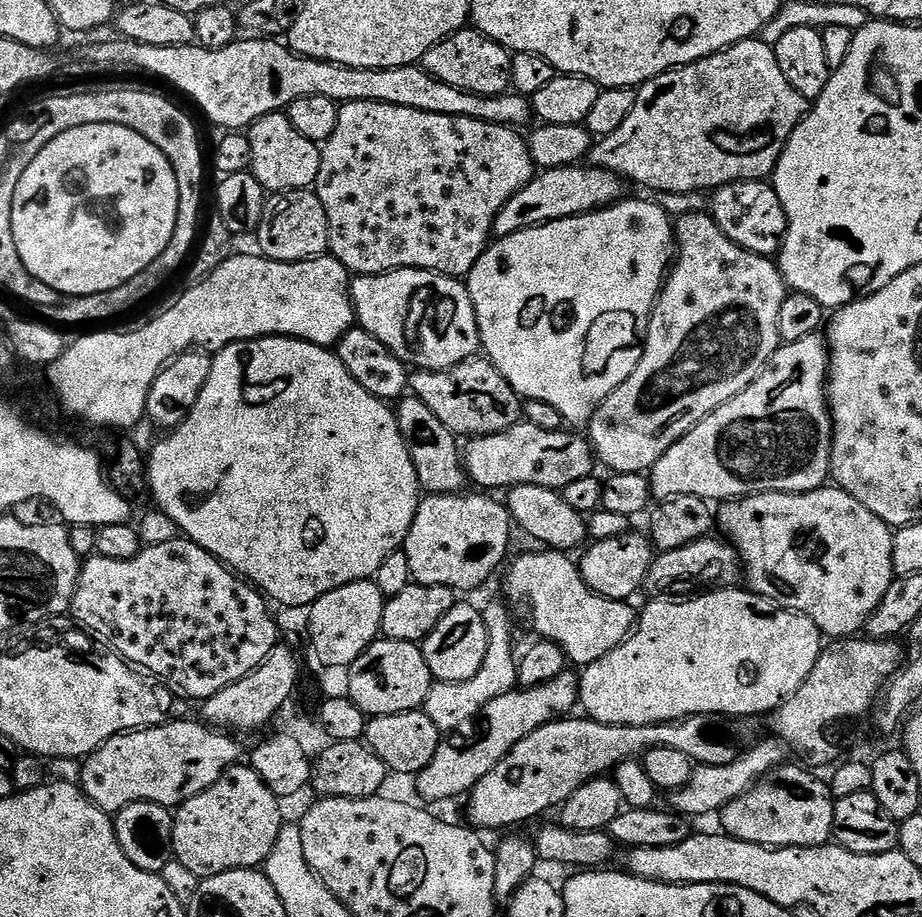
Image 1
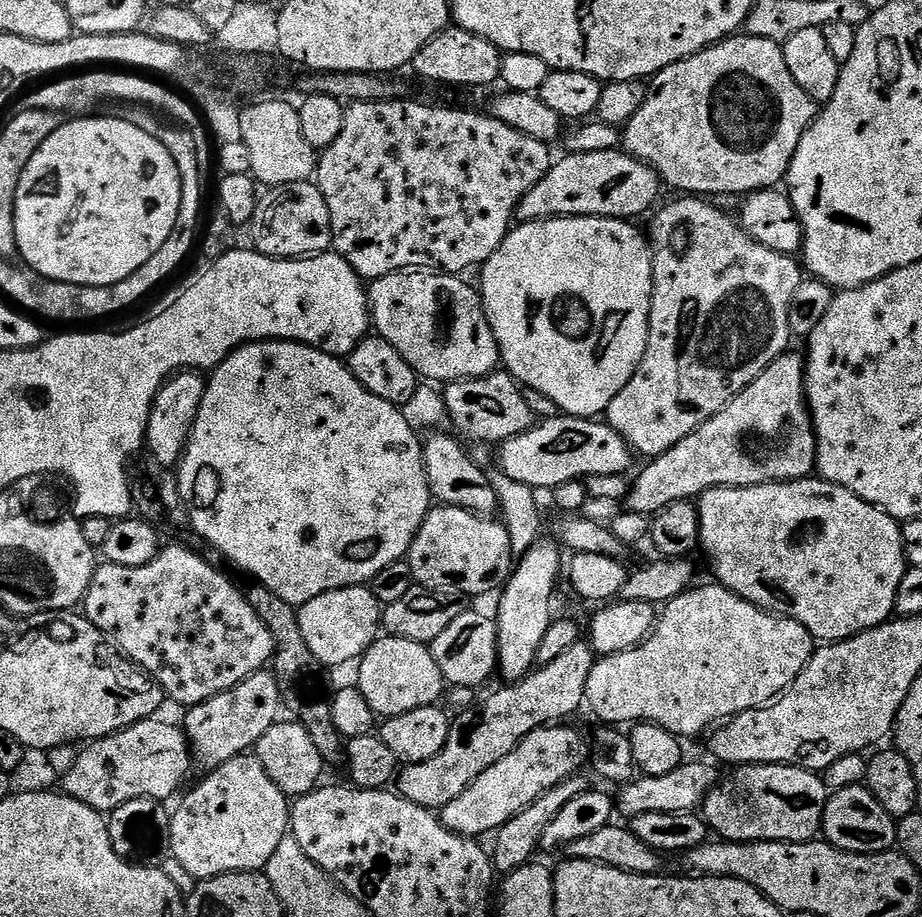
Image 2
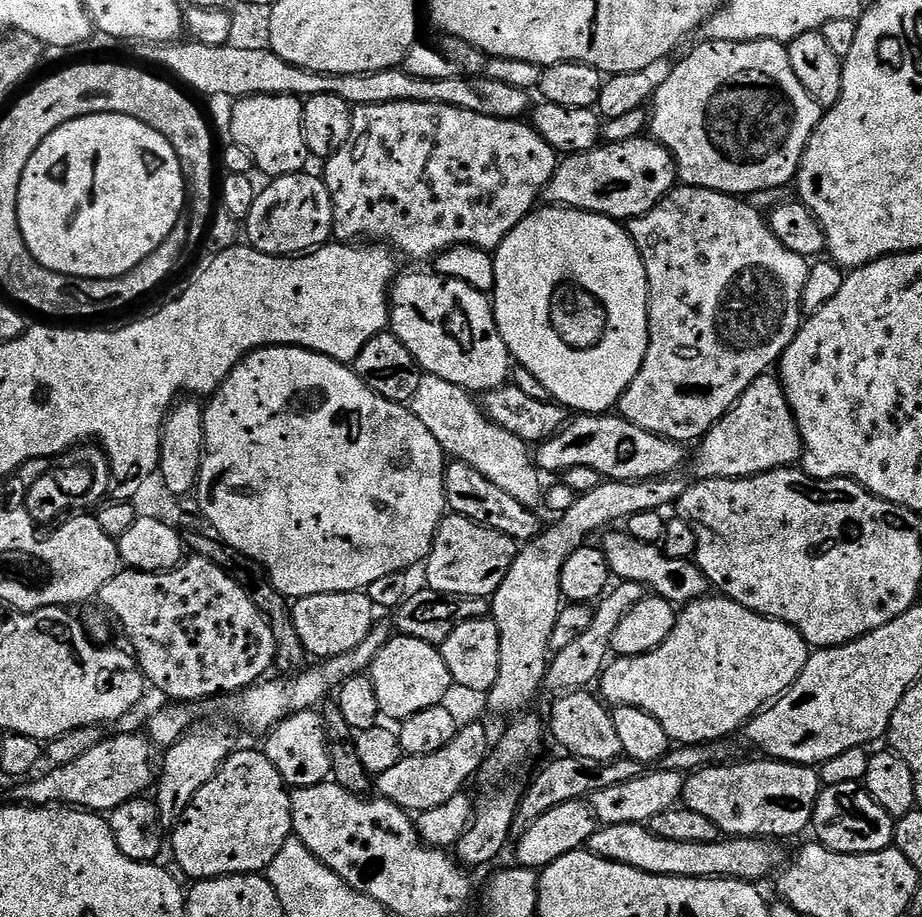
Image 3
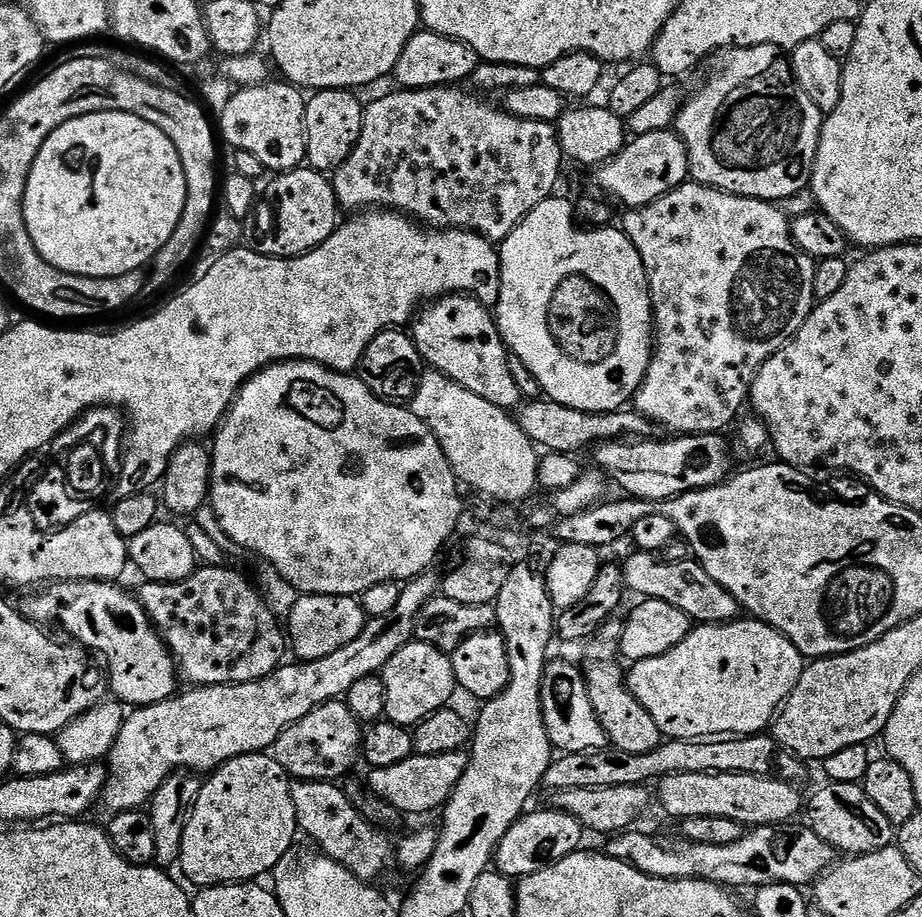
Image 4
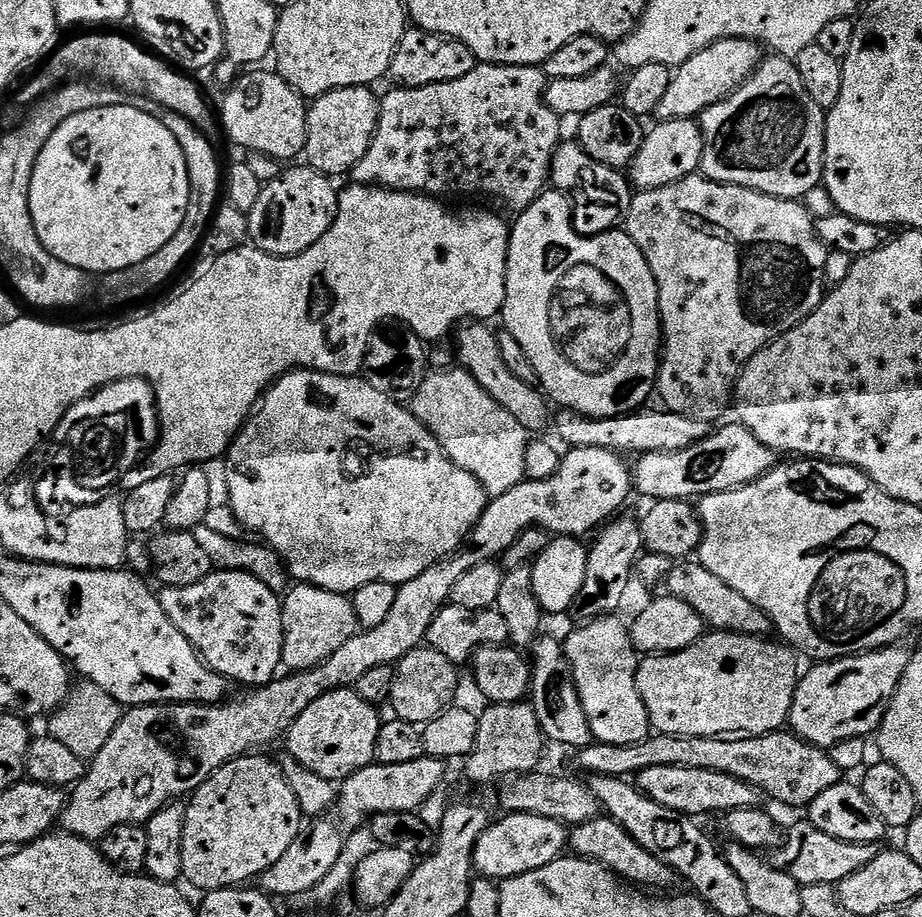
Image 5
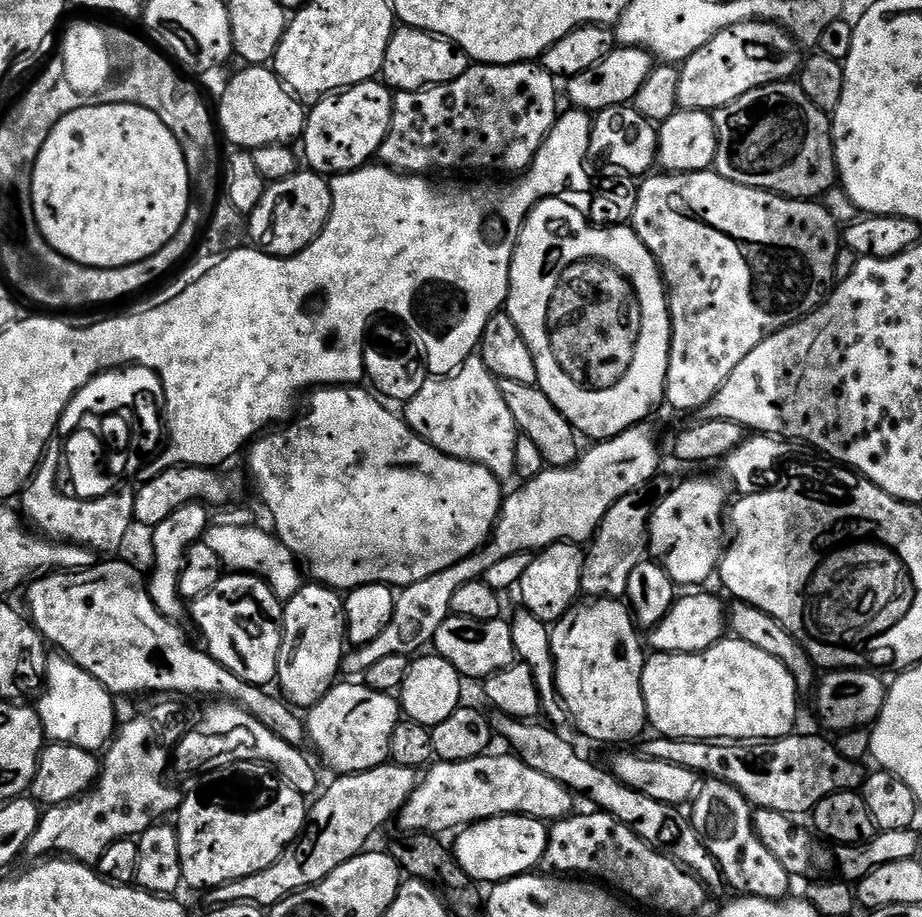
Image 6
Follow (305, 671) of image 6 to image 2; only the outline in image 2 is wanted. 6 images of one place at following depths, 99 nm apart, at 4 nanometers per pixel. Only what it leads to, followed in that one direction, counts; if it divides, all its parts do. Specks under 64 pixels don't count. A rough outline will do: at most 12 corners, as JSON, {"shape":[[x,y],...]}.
{"shape":[[368,586],[299,605],[306,646],[325,669],[359,661],[382,632]]}

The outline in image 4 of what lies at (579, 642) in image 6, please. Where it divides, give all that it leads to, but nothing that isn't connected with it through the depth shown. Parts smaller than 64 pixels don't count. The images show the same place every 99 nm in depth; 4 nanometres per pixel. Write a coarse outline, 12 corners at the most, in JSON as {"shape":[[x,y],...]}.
{"shape":[[623,667],[586,668],[594,714],[611,747],[646,754],[658,726],[628,689]]}

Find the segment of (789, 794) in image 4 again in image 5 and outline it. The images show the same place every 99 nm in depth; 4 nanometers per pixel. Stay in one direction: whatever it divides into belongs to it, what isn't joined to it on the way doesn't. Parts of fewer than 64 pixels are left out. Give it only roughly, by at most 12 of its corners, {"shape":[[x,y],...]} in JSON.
{"shape":[[650,766],[638,787],[693,818],[755,808],[758,790],[730,774]]}

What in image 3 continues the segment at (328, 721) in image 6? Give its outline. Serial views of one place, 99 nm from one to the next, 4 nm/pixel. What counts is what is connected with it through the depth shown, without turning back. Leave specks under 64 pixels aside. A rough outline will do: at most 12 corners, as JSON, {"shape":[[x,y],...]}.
{"shape":[[319,711],[293,712],[267,733],[264,756],[289,789],[331,777]]}

